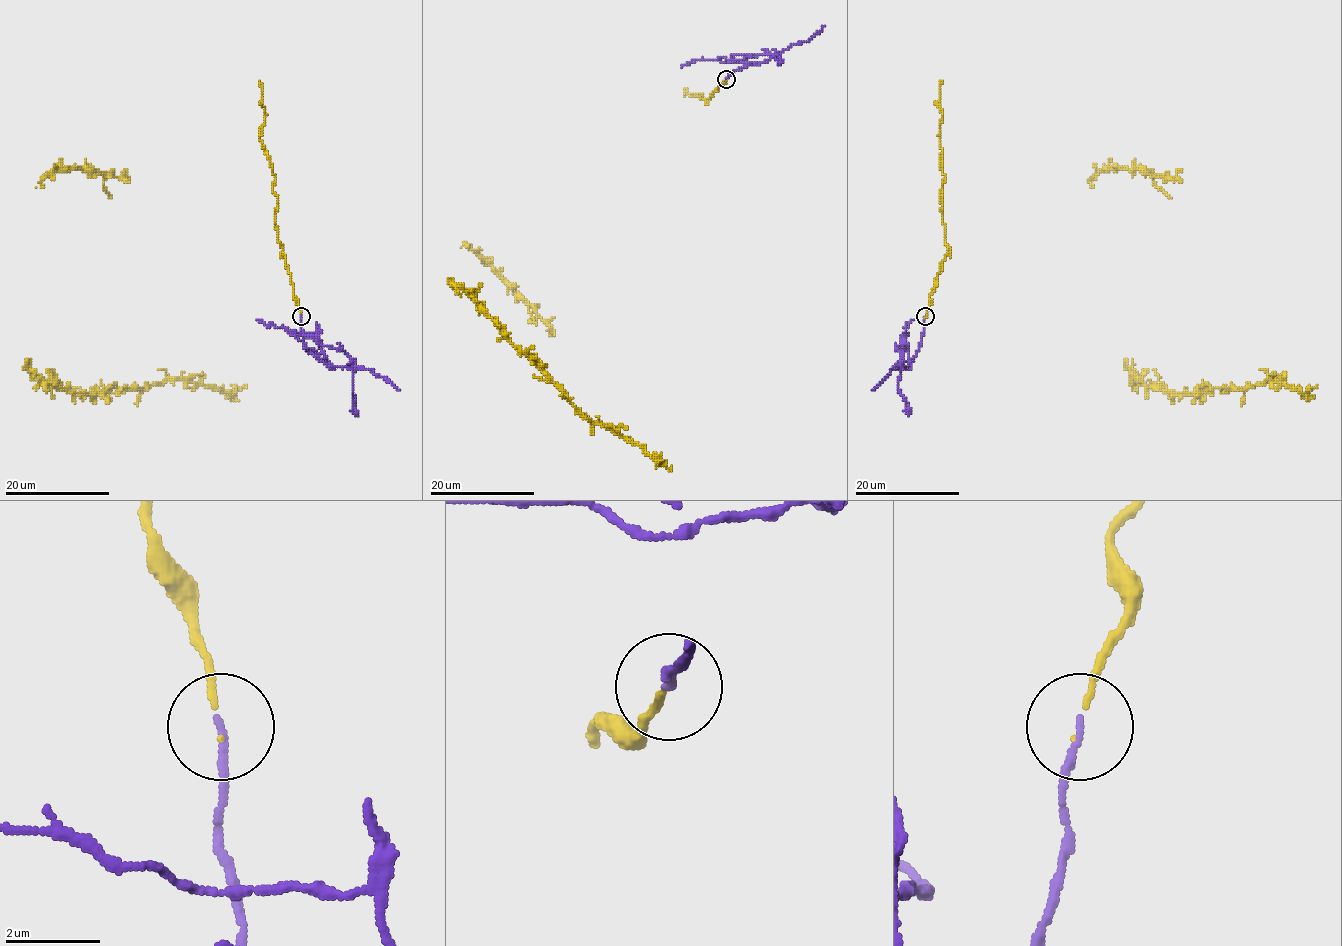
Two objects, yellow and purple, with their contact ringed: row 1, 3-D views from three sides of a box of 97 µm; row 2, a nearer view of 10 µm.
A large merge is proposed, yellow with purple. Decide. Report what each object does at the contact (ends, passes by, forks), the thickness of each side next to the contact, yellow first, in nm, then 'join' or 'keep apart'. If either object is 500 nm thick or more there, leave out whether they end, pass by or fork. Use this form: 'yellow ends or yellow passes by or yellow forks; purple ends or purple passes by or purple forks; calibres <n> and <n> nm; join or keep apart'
yellow ends; purple ends; calibres 90 and 150 nm; keep apart

